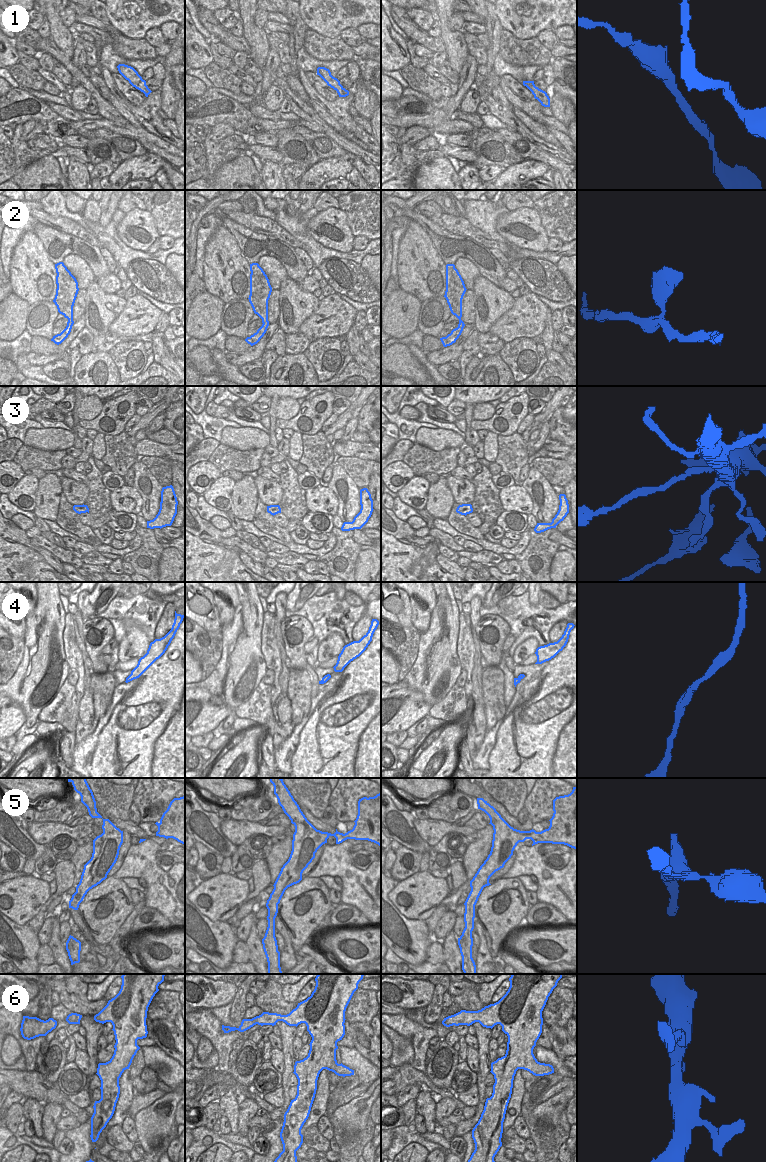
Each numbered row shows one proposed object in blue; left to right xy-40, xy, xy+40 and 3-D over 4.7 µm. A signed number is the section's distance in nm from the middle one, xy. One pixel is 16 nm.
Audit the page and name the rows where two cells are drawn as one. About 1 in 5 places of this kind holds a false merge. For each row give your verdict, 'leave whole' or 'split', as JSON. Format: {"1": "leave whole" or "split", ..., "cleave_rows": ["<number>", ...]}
{"1": "leave whole", "2": "leave whole", "3": "split", "4": "leave whole", "5": "leave whole", "6": "leave whole", "cleave_rows": ["3"]}

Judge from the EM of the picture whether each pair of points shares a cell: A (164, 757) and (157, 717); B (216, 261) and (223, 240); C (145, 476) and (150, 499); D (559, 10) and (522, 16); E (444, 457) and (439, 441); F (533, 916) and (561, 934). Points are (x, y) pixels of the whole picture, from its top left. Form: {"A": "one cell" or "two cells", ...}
{"A": "one cell", "B": "one cell", "C": "one cell", "D": "one cell", "E": "two cells", "F": "two cells"}

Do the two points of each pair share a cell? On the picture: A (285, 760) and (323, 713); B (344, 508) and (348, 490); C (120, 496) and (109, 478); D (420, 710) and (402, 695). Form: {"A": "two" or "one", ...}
{"A": "two", "B": "one", "C": "two", "D": "one"}

